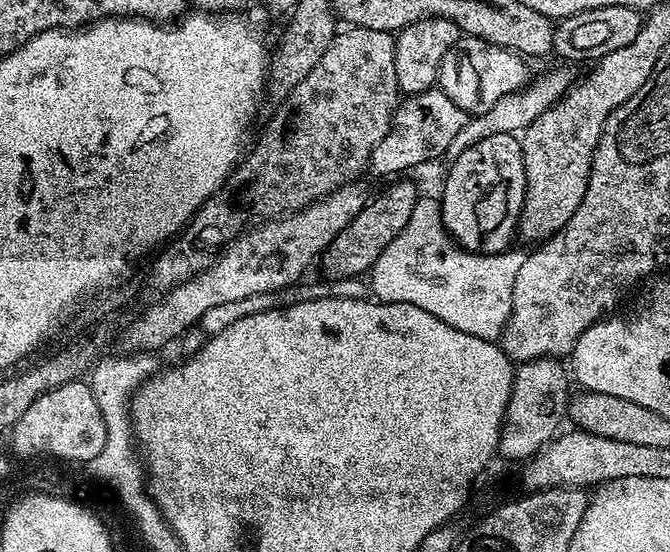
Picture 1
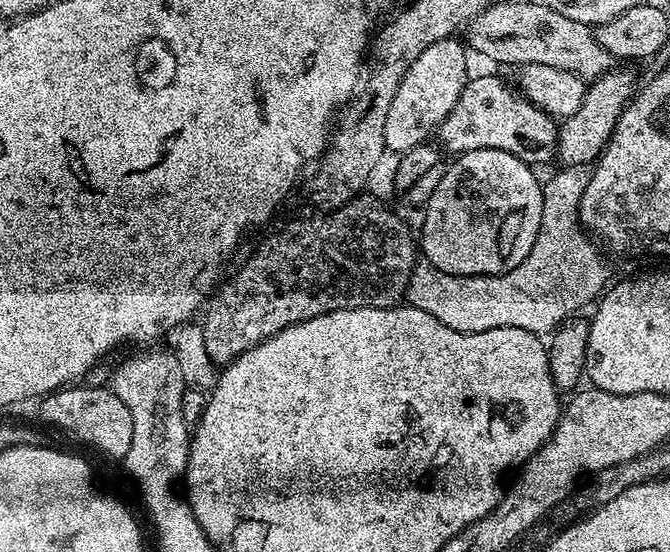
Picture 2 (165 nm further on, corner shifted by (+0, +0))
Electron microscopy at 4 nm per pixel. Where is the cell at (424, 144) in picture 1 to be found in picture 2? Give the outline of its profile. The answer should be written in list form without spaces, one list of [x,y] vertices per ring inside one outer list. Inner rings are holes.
[[[496,76],[469,79],[458,102],[440,123],[438,144],[445,153],[459,154],[470,150],[506,150],[529,166],[544,164],[554,156],[554,137],[558,124],[541,108],[535,108],[515,87],[503,84]],[[448,151],[448,152],[447,152]]]

